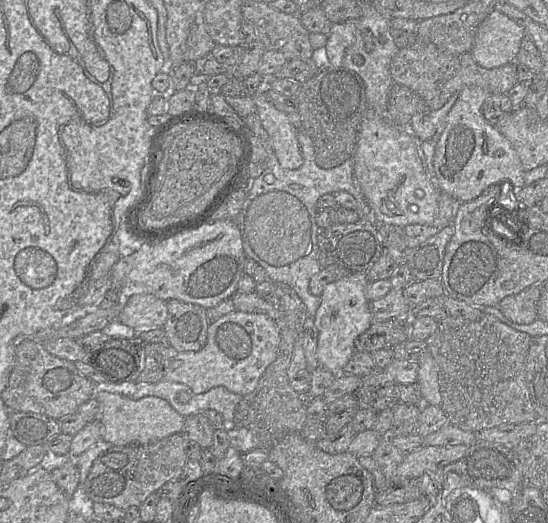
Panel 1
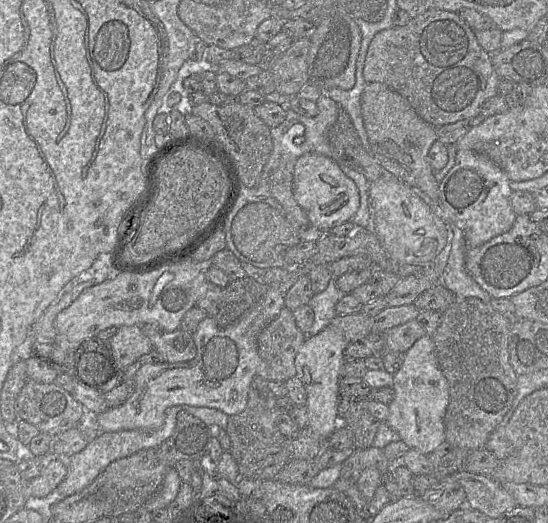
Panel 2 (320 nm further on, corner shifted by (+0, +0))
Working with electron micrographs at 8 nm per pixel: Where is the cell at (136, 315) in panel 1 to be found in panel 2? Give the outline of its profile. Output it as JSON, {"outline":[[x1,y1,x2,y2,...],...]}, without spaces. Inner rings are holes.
{"outline":[[138,325,121,326,110,340,113,355,120,369,127,370,138,359,153,350,150,339]]}

